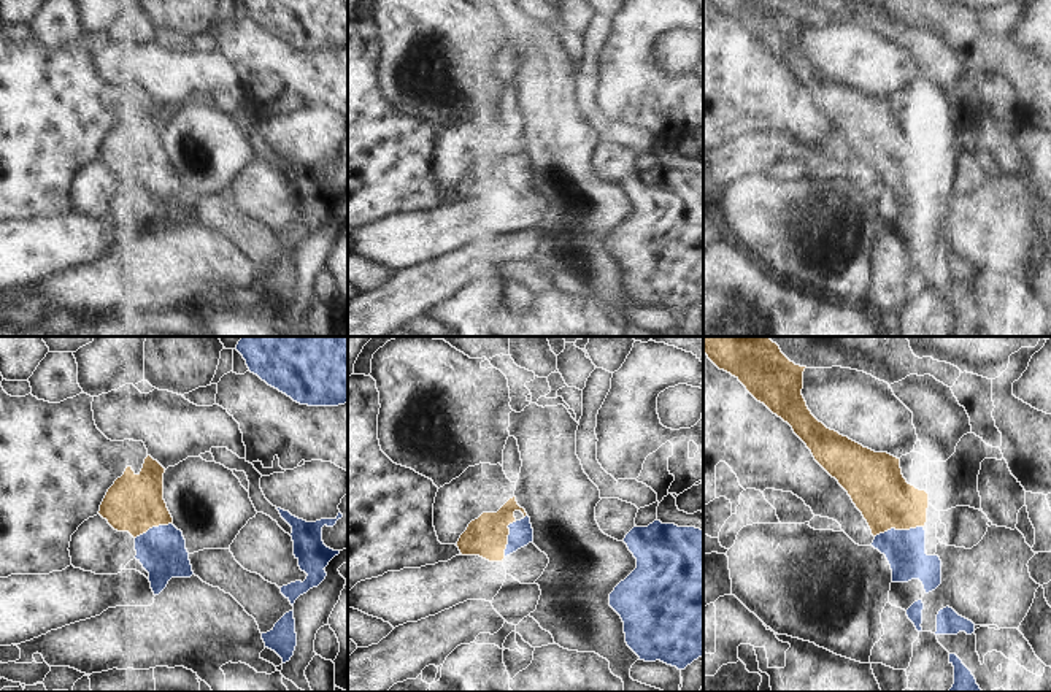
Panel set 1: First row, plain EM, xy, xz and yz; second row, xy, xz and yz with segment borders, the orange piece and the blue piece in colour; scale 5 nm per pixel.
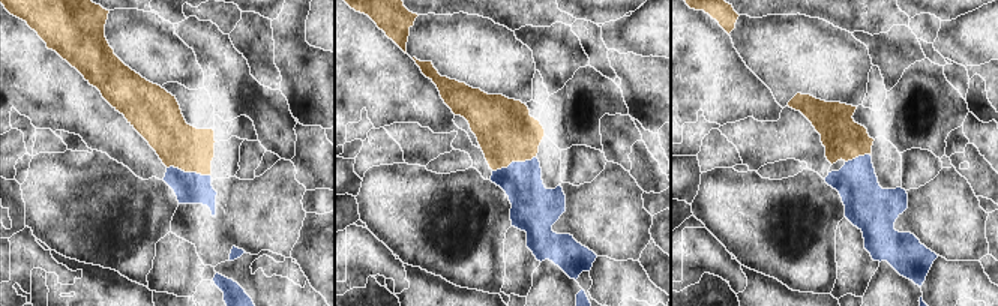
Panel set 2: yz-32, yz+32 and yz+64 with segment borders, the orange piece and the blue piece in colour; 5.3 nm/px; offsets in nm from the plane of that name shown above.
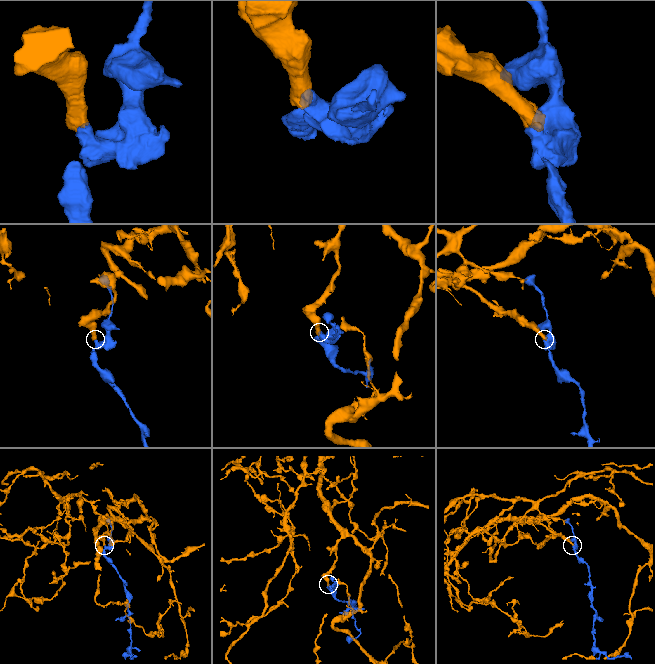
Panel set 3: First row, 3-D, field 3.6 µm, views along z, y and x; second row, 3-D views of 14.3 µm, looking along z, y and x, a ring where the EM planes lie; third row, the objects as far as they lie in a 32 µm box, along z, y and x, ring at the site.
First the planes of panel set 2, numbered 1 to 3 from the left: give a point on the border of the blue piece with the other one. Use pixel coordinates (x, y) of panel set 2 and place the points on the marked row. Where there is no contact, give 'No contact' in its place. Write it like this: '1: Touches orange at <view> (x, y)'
1: Touches orange at yz-32 (189, 171)
2: Touches orange at yz+32 (514, 161)
3: Touches orange at yz+64 (857, 156).

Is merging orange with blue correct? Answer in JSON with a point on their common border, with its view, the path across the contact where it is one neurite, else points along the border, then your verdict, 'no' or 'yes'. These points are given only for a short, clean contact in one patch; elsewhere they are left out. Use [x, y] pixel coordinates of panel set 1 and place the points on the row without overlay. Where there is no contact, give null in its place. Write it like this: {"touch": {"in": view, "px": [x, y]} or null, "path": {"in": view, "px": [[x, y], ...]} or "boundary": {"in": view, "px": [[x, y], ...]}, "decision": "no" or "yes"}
{"touch": {"in": "yz", "px": [899, 173]}, "path": {"in": "yz", "px": [[877, 130], [896, 156], [899, 173], [905, 194]]}, "decision": "yes"}

